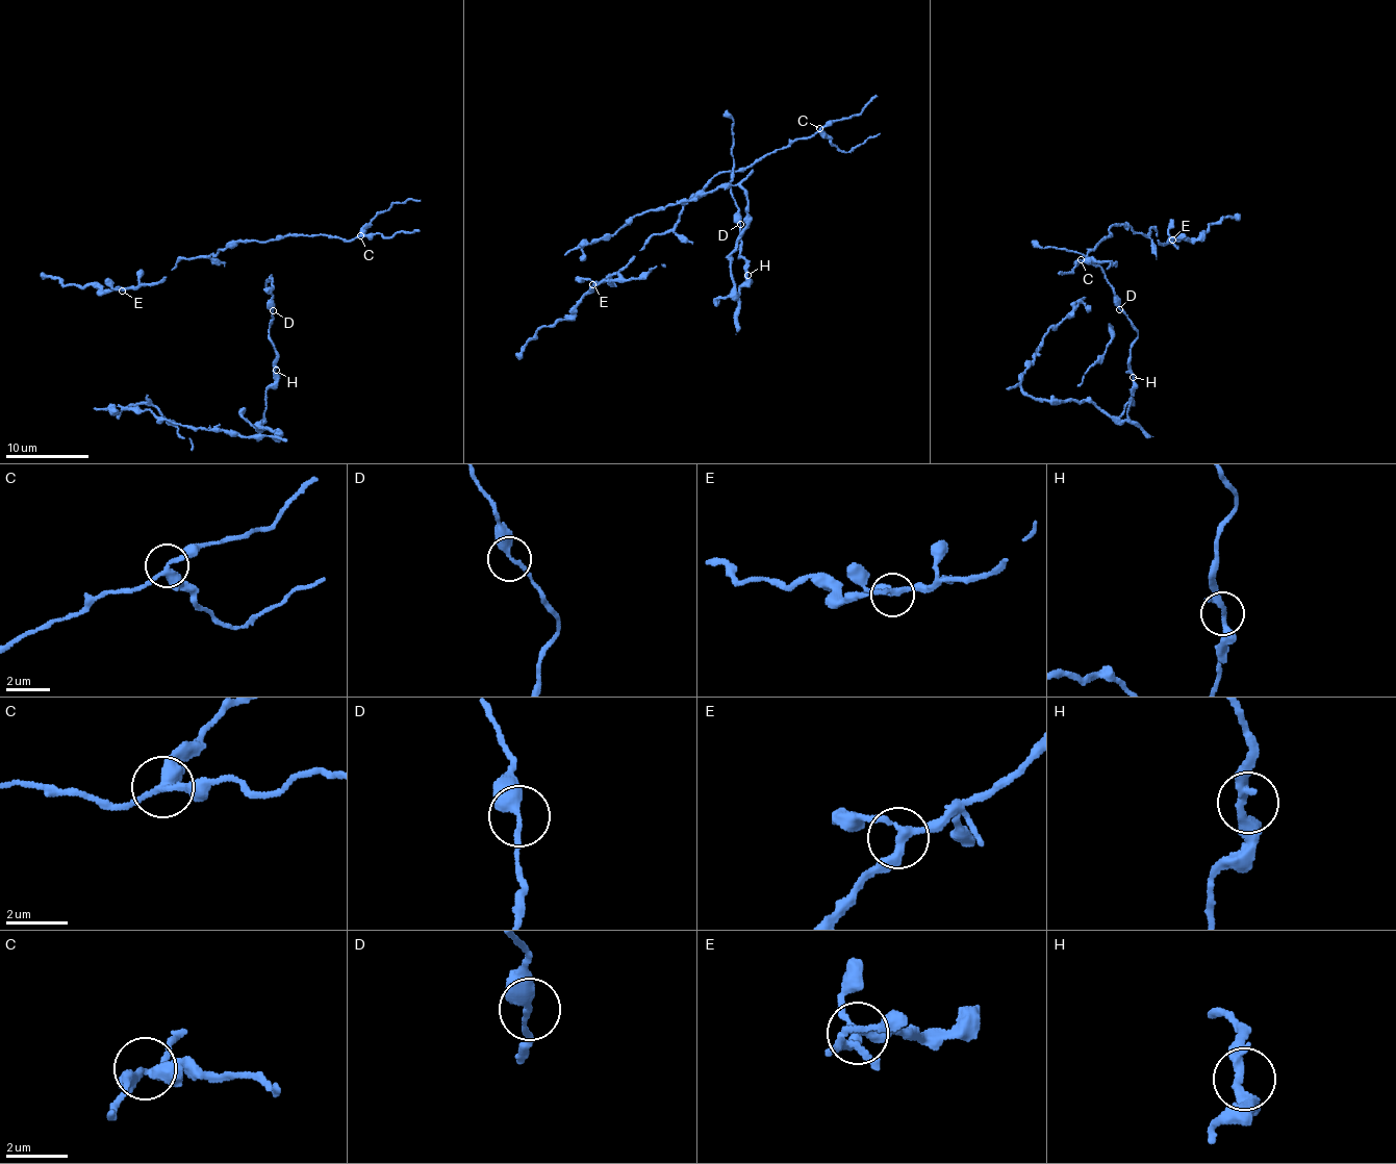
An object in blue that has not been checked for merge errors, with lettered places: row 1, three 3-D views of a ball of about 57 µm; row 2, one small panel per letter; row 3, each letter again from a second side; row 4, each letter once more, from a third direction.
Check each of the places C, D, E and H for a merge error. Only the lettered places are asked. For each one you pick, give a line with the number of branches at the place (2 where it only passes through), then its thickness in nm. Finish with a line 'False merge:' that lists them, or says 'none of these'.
False merge: none of these

